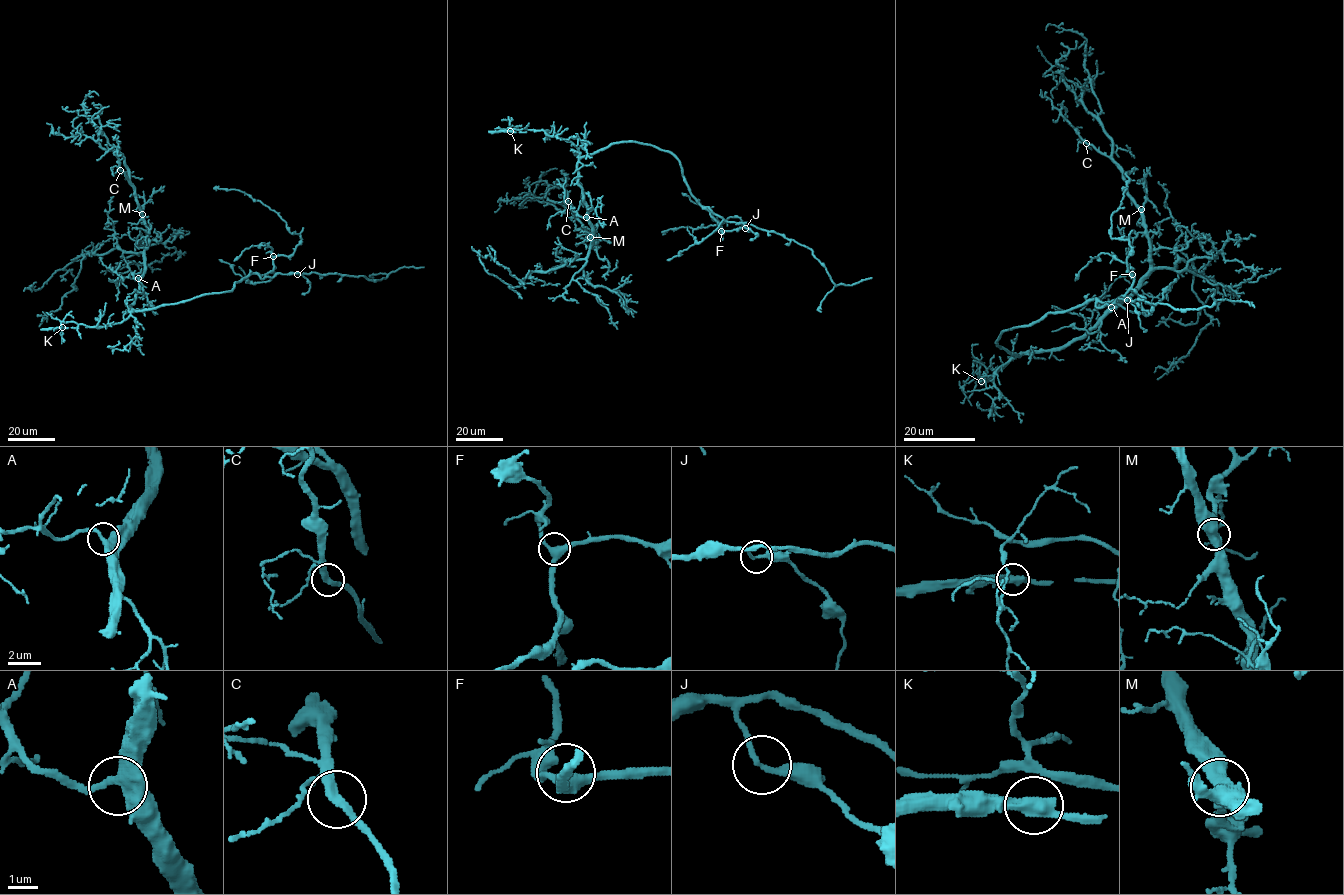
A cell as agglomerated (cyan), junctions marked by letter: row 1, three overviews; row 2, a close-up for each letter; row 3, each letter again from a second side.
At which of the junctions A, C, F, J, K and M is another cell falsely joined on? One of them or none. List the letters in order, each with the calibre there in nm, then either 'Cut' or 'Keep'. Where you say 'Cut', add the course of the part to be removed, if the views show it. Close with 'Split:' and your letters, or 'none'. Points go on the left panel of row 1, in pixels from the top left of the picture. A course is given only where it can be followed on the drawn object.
A: Thickness 480 nm. Keep
C: Thickness 300 nm. Keep
F: Thickness 360 nm. Keep
J: Thickness 220 nm. Keep
K: Thickness 440 nm. Cut. Course of the part to remove: (62, 327), (40, 329)
M: Thickness 400 nm. Keep
Split: K

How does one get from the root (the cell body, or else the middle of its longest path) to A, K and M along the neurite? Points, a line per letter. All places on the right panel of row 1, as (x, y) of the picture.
A: (1007, 352), (1020, 356), (1029, 351), (1064, 348), (1086, 335), (1111, 307)
K: (1007, 352), (1020, 355), (1014, 356), (989, 380), (980, 380), (978, 373), (981, 381)
M: (1007, 352), (1020, 356), (1029, 351), (1064, 348), (1137, 288), (1151, 267), (1150, 240), (1141, 209)

